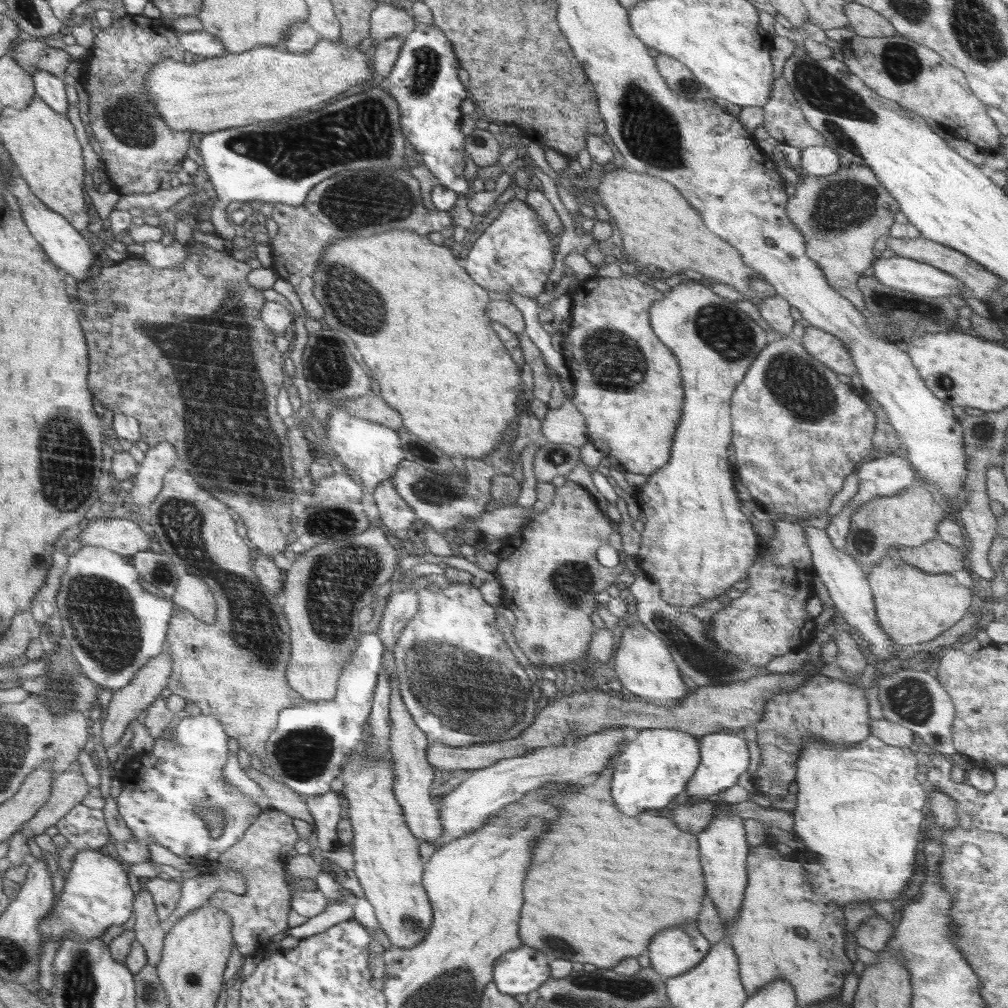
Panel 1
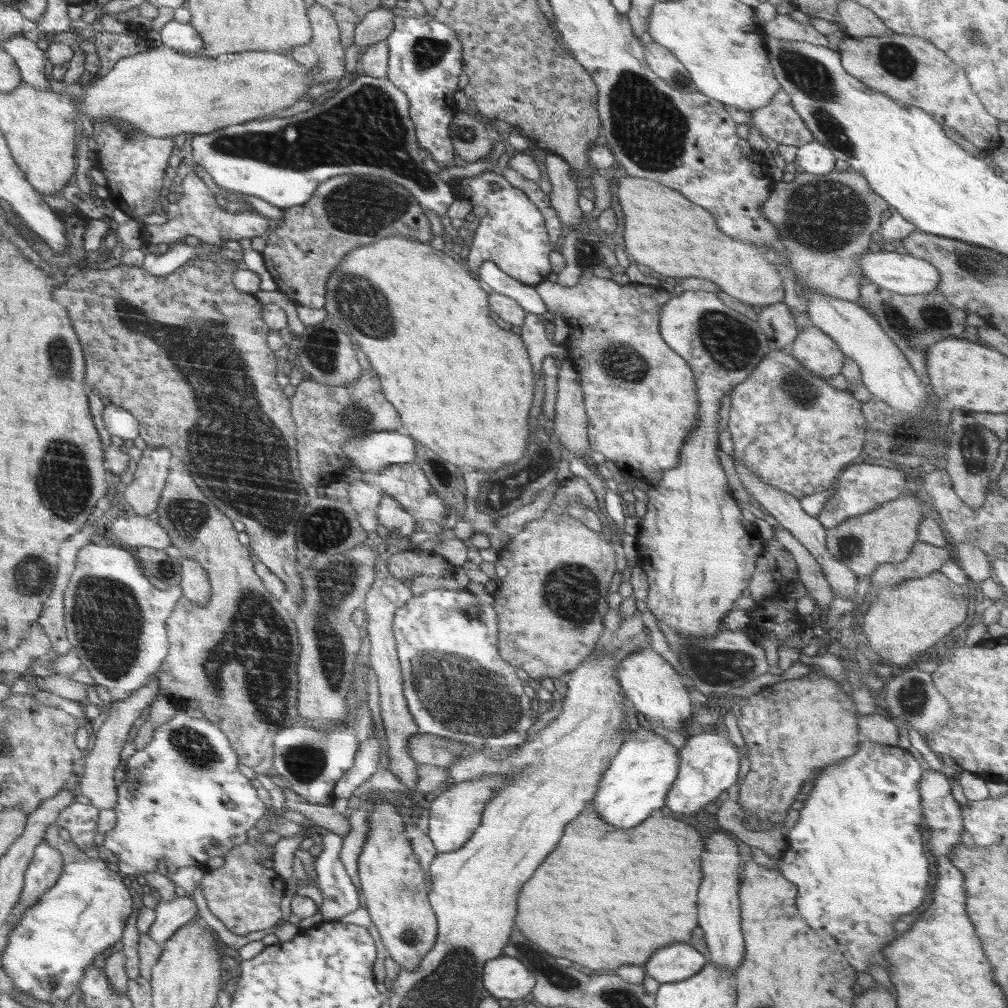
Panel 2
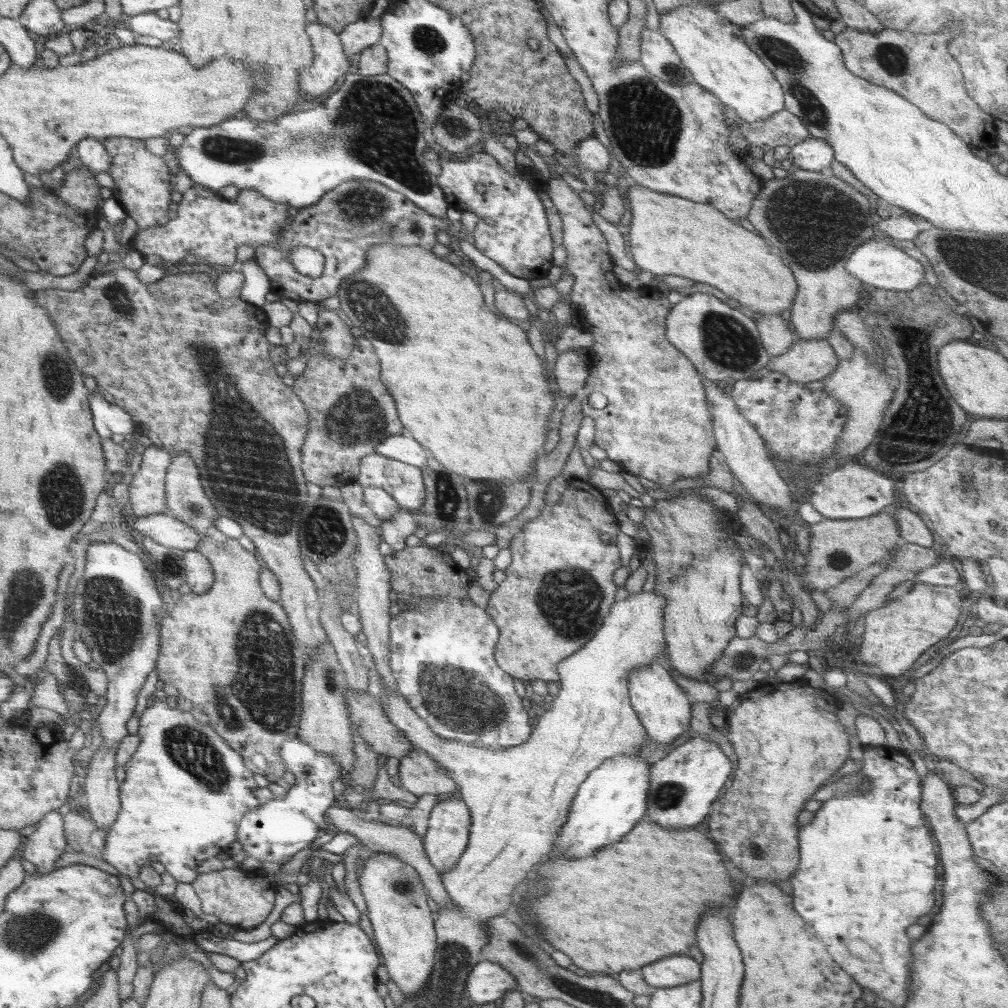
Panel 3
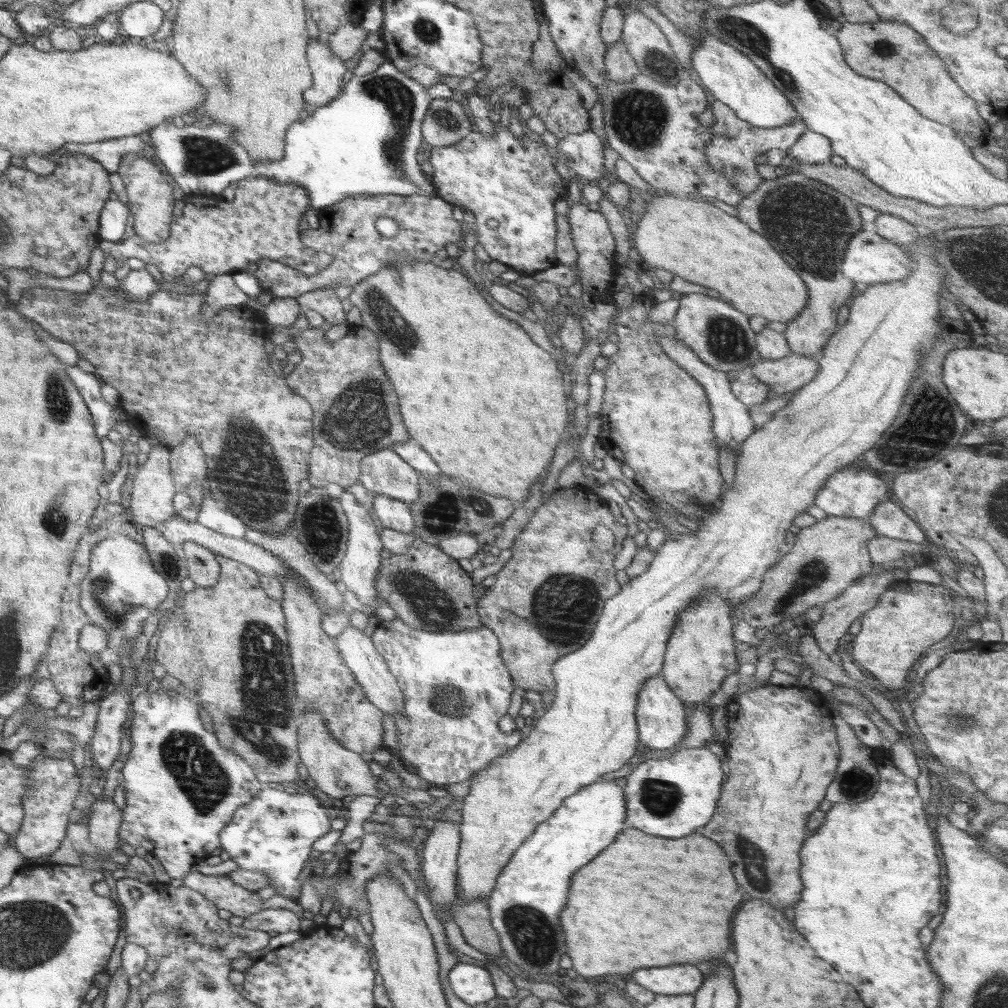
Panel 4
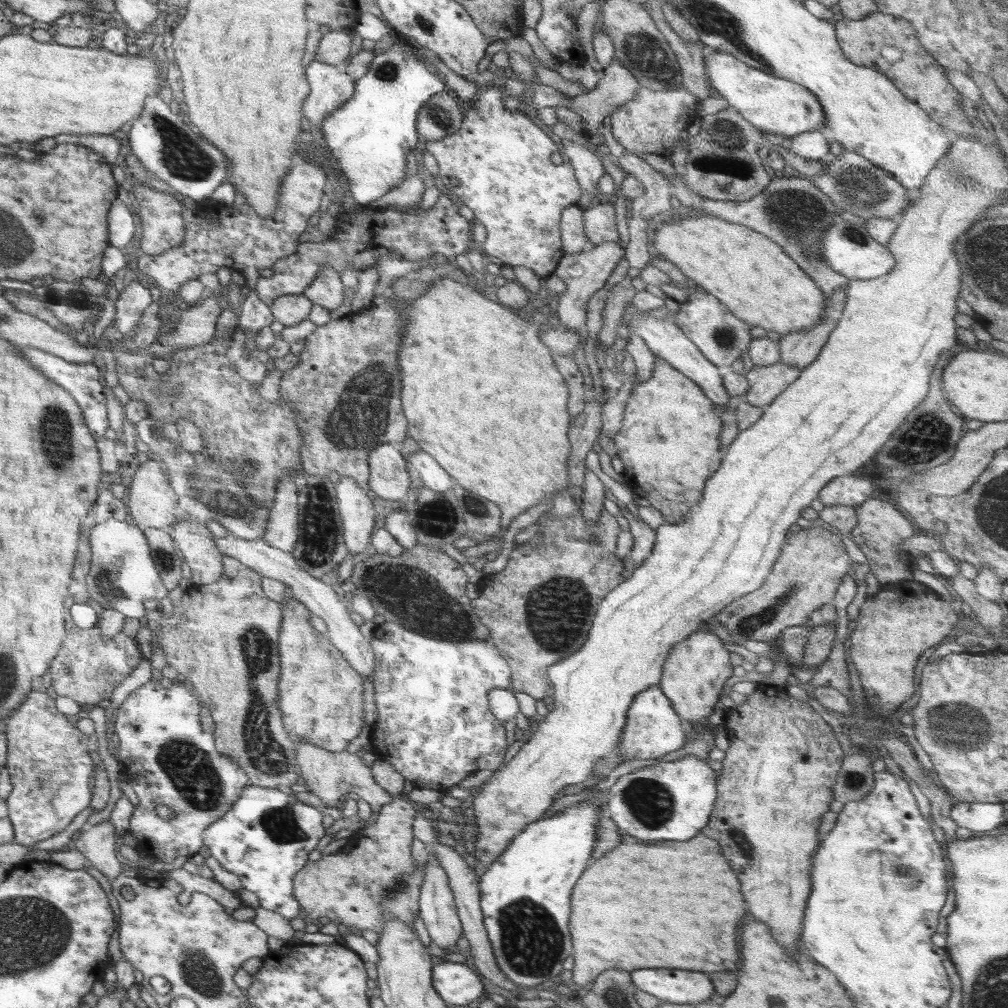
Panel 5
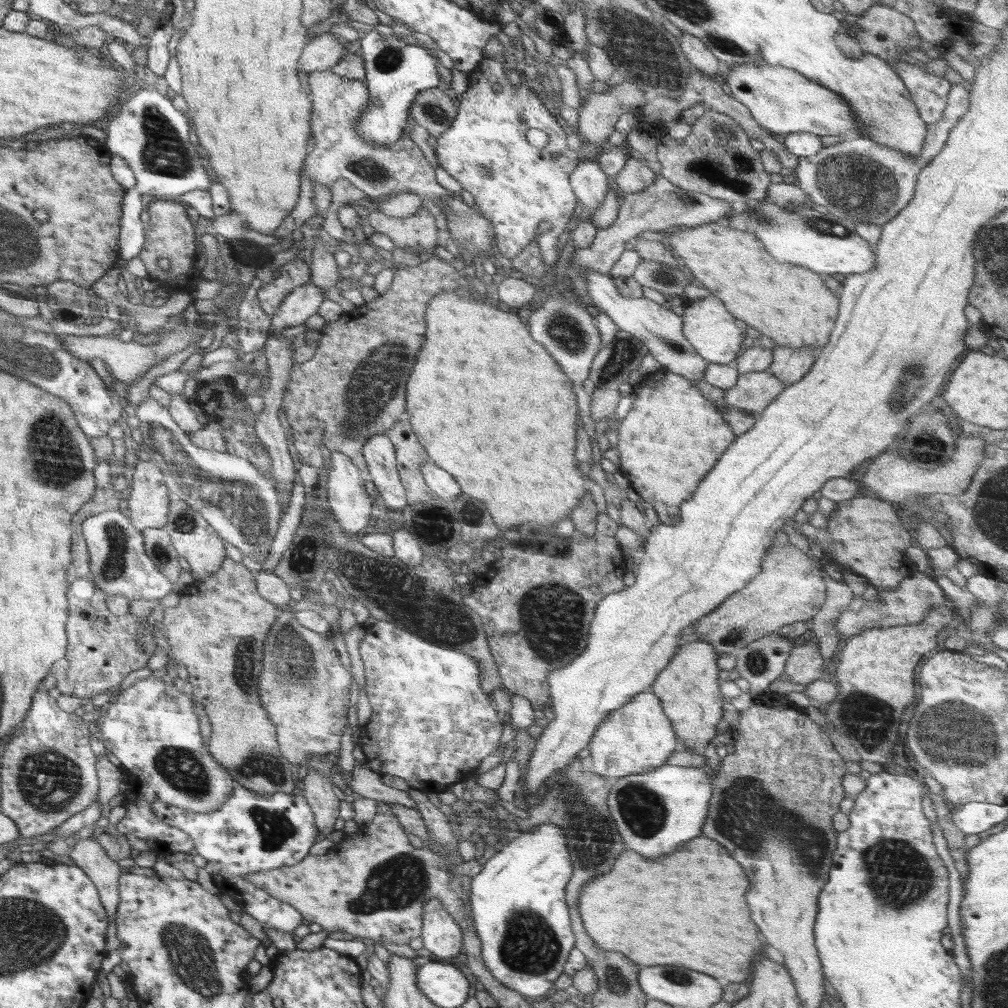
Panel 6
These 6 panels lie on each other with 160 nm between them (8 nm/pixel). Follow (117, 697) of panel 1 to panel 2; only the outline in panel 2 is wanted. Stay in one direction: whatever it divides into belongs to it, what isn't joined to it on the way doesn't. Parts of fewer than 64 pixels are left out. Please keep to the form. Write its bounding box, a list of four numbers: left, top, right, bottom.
[80,679,160,810]

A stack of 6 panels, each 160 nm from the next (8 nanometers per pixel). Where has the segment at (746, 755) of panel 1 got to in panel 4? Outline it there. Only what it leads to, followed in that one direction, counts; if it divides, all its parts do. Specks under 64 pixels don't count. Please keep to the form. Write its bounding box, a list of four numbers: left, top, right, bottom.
[623,747,724,838]

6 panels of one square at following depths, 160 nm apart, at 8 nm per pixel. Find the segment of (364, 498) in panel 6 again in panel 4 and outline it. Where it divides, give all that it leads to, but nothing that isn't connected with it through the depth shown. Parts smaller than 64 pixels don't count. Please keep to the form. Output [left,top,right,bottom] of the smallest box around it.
[339,490,383,607]

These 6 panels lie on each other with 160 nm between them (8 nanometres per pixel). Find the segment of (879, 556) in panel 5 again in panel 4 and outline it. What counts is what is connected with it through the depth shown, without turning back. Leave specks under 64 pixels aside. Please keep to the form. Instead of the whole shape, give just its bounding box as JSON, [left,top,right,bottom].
[867,500,925,543]

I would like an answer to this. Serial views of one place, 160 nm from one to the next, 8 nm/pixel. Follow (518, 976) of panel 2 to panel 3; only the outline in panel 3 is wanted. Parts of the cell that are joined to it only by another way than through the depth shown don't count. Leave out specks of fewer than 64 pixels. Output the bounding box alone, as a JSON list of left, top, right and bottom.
[464,960,519,1005]

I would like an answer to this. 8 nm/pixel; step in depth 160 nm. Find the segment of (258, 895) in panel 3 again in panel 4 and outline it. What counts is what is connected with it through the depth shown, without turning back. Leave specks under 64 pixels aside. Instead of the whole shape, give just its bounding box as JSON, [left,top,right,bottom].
[182,871,304,919]

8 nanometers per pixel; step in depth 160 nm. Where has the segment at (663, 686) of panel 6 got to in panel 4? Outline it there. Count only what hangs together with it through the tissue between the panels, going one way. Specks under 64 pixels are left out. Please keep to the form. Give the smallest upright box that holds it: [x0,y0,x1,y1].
[661,592,738,704]

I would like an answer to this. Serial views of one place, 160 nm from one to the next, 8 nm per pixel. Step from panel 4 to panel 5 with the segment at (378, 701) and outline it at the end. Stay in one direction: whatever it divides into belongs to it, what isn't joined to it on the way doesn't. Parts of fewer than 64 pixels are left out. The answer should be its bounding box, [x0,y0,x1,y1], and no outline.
[214,534,375,681]

